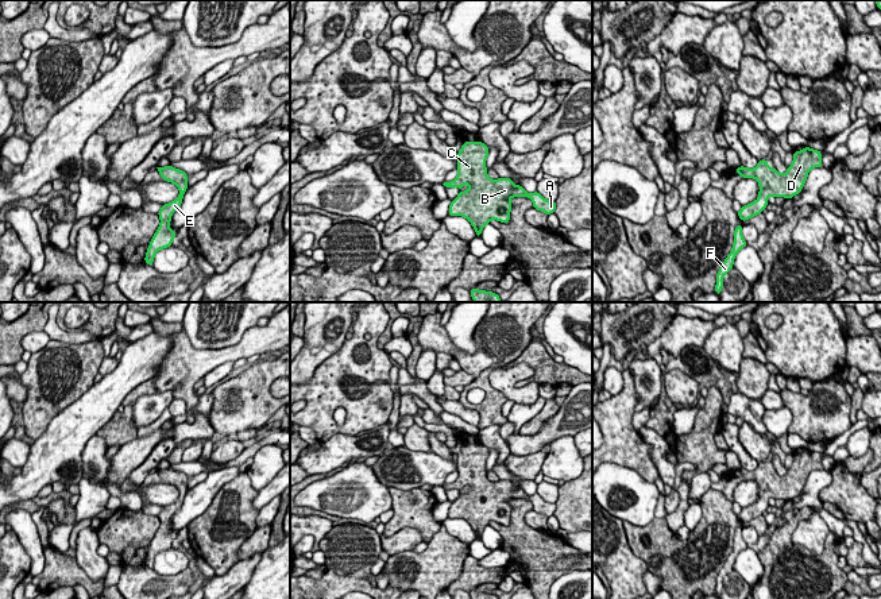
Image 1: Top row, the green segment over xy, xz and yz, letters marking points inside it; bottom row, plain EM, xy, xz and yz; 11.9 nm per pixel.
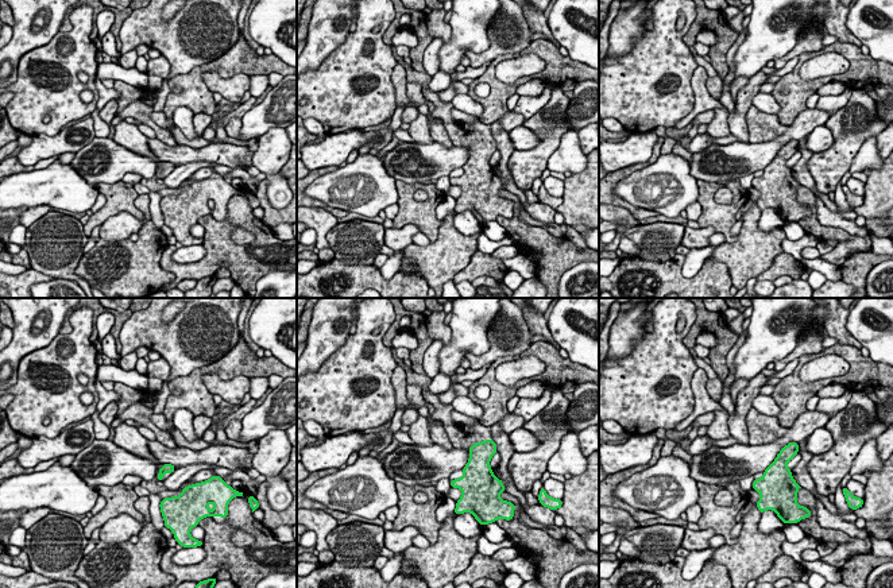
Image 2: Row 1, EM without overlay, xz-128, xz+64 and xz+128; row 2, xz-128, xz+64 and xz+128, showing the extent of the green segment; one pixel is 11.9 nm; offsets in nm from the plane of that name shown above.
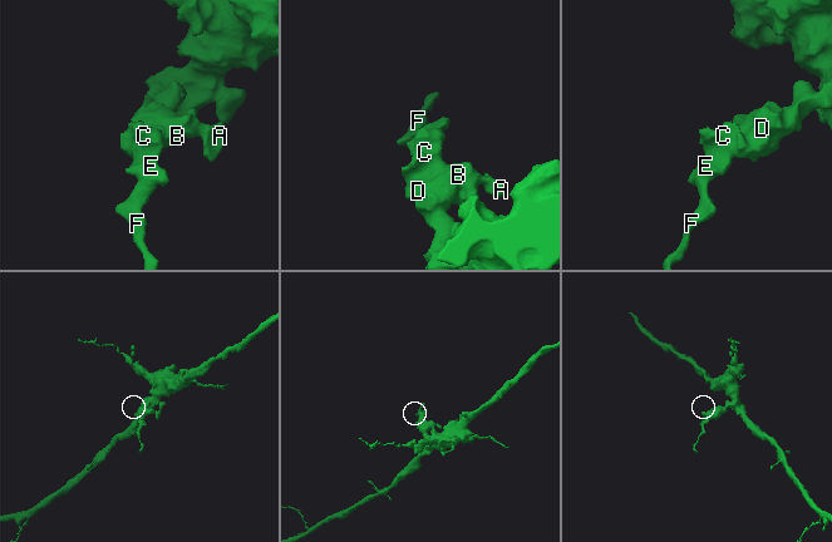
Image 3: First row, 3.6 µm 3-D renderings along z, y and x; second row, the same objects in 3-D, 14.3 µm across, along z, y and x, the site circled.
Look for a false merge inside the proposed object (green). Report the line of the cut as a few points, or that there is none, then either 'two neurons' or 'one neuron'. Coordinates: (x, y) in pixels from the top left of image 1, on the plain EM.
cut none; one neuron

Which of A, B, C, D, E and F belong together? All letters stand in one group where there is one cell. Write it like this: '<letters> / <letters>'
A B C D E F

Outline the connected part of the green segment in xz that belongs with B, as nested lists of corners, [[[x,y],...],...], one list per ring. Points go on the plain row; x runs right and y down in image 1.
[[[465,444],[457,455],[457,479],[451,484],[444,484],[445,490],[461,491],[470,487],[467,494],[459,498],[449,507],[449,518],[465,519],[480,540],[486,526],[491,522],[501,525],[510,523],[513,499],[528,499],[533,503],[533,510],[546,517],[556,511],[556,503],[545,502],[538,494],[526,495],[521,487],[515,487],[511,480],[491,482],[487,478],[486,463],[488,448],[483,444]]]

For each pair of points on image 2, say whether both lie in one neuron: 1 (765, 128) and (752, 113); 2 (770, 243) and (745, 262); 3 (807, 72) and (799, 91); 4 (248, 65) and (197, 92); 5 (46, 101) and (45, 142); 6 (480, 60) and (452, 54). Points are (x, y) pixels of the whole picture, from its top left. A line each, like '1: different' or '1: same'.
1: same
2: same
3: different
4: same
5: different
6: different

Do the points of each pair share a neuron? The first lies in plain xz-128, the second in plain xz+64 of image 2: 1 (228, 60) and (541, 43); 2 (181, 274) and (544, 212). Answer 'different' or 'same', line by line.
1: same
2: different

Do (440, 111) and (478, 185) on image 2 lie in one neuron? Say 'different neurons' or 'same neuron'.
same neuron

